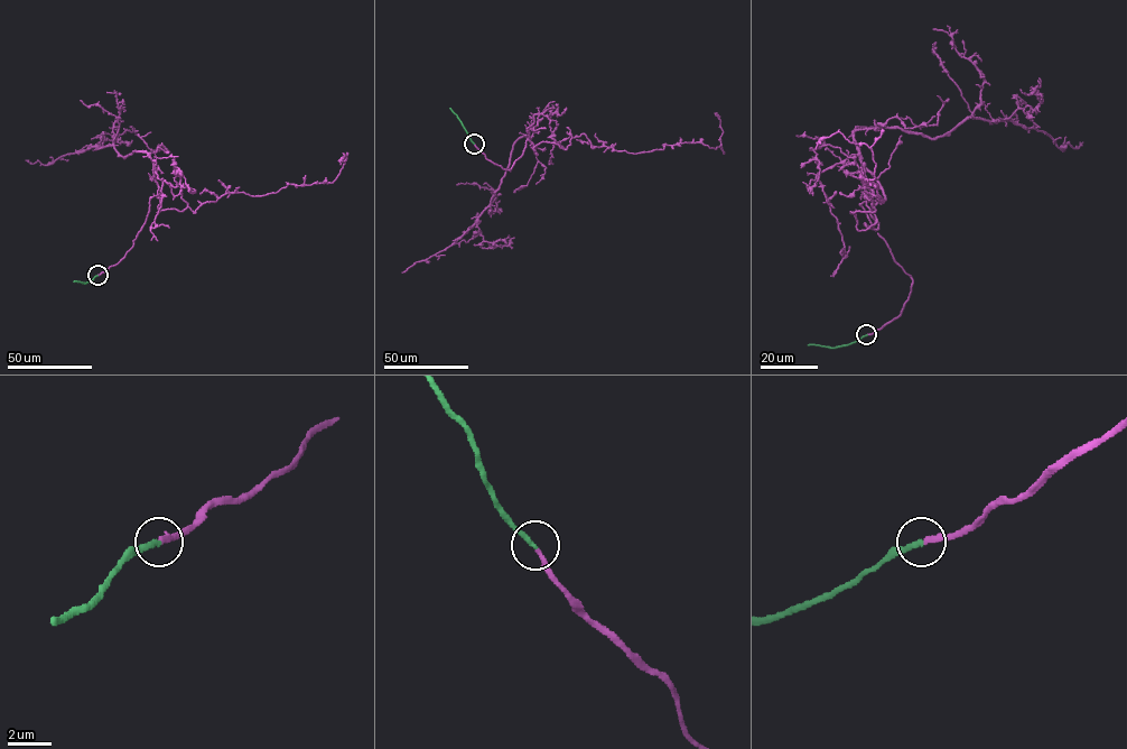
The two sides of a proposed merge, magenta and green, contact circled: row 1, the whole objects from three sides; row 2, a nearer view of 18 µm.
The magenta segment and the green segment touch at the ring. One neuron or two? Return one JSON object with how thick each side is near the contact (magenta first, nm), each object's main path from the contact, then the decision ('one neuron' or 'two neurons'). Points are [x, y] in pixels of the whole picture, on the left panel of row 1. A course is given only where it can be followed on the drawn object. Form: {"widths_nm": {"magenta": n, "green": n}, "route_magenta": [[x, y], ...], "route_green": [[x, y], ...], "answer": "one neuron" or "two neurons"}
{"widths_nm": {"magenta": 240, "green": 240}, "route_magenta": [[98, 275], [133, 246], [150, 197], [157, 212], [195, 213], [229, 193], [333, 183], [343, 154], [341, 164]], "route_green": [[98, 275], [85, 283], [73, 281]], "answer": "one neuron"}

